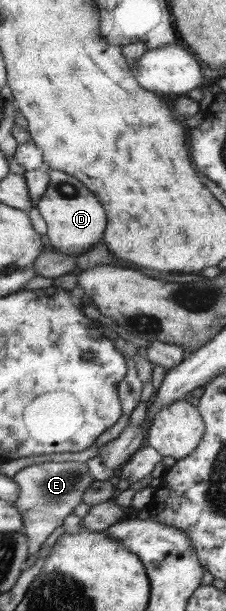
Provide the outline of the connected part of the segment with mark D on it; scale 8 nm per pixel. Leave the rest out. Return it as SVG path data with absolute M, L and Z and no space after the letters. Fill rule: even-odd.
M45 163L41 168L49 175L48 189L35 208L48 225L47 236L50 239L50 249L76 257L86 254L88 250L94 249L98 241L102 241L102 233L106 229L104 207L78 179L68 177L63 171L50 169Z

